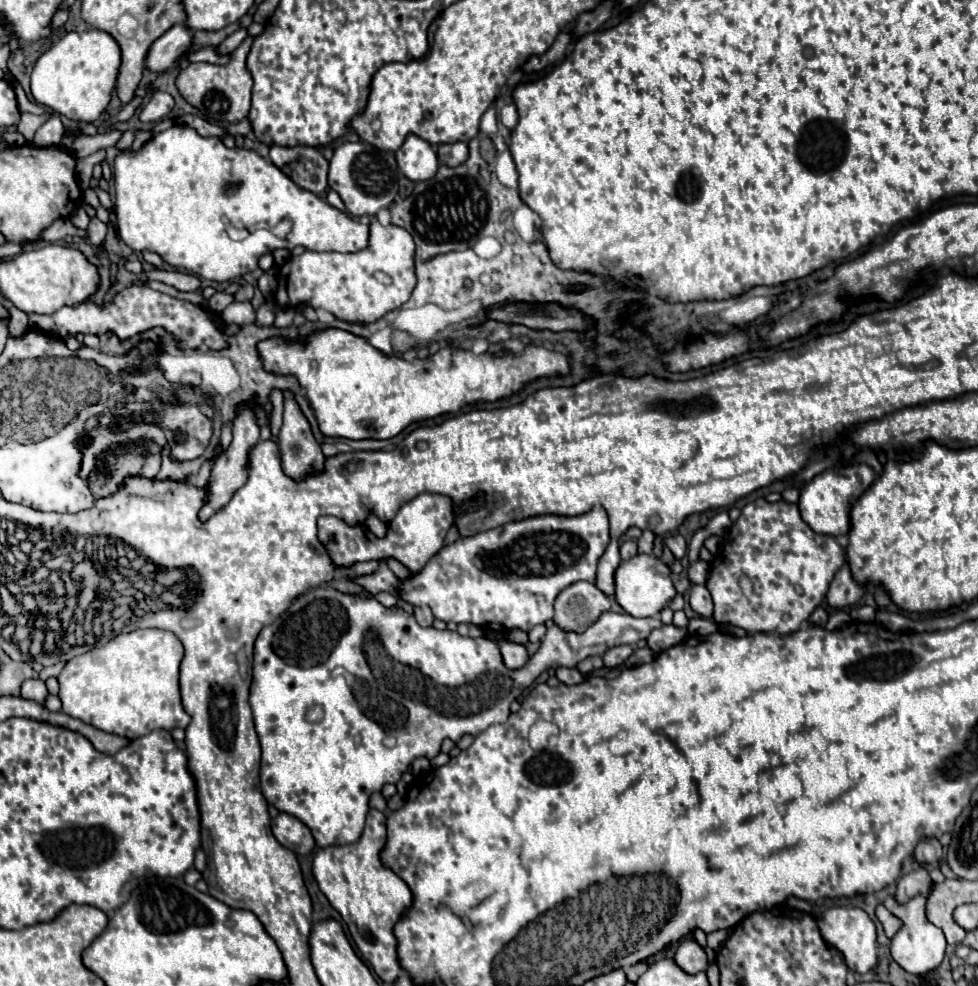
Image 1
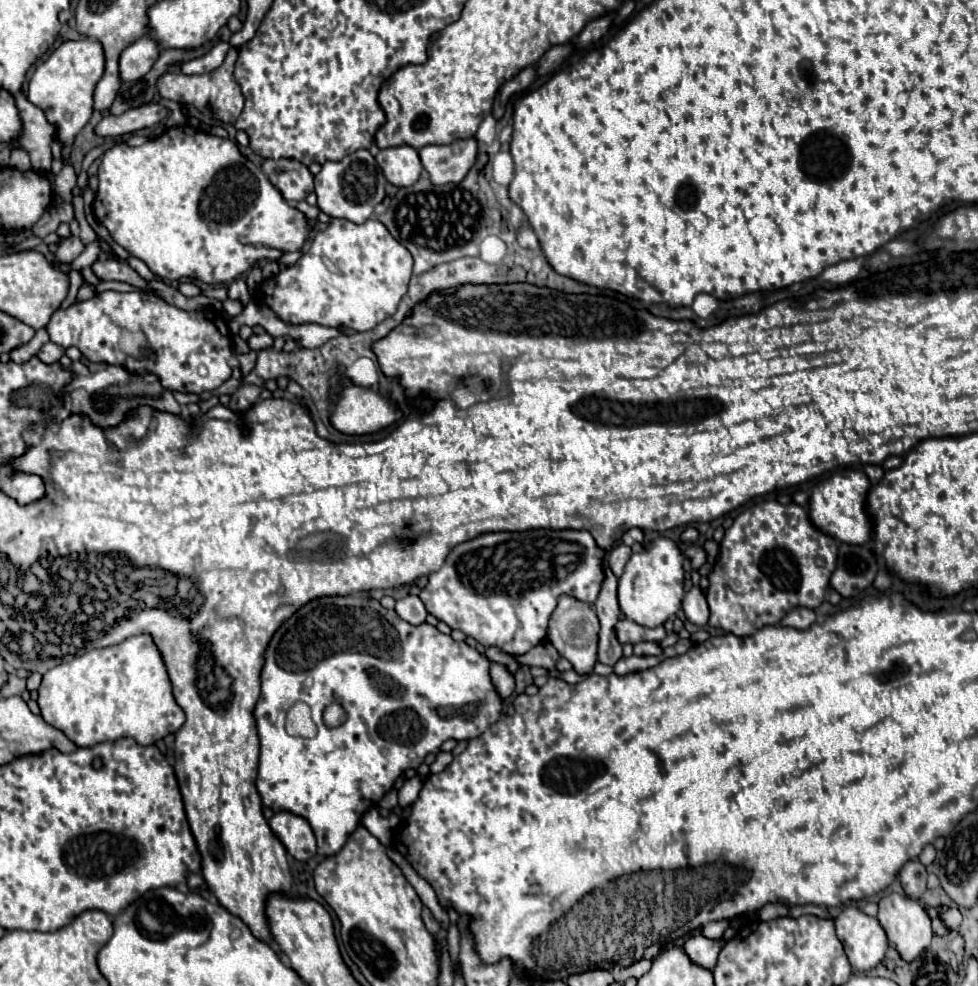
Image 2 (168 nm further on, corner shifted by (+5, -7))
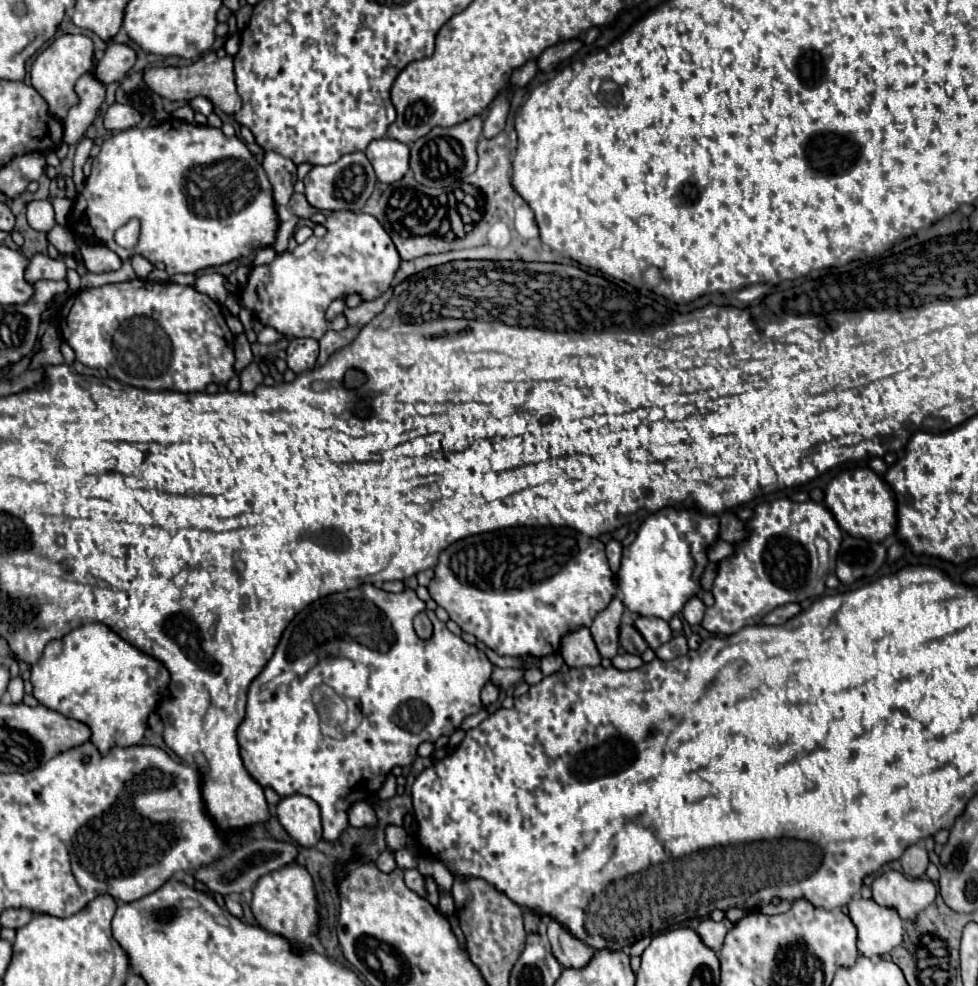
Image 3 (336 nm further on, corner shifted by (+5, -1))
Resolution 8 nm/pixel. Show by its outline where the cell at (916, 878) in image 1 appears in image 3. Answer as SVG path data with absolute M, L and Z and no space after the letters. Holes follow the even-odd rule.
M911 845L903 857L901 857L901 865L903 865L903 871L913 877L913 879L919 879L925 875L925 869L929 865L929 859L927 859L927 851L923 845Z

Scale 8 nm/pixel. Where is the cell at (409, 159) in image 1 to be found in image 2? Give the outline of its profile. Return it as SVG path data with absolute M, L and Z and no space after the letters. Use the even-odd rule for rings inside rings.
M409 145L381 149L375 159L383 169L383 175L387 177L387 181L397 187L411 187L411 183L417 183L423 171L417 149Z

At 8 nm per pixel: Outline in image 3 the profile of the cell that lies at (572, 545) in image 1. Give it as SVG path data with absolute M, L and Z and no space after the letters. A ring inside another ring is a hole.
M511 527L511 529L497 529L497 531L489 531L489 533L479 533L479 535L471 535L465 539L455 541L453 545L449 545L447 549L443 549L443 553L439 555L439 563L435 567L435 577L429 583L429 593L431 597L437 601L437 605L441 605L449 617L467 633L475 635L479 641L483 641L489 649L493 649L499 655L511 655L511 657L545 657L551 653L559 651L561 639L571 633L577 631L581 627L589 627L591 621L595 619L595 615L599 611L603 611L611 599L617 595L617 587L615 587L615 579L613 573L607 565L607 557L605 557L605 545L599 539L581 535L575 529L567 529L567 527Z

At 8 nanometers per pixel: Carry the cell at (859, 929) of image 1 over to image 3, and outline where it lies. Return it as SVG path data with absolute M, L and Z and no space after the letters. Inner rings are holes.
M855 897L849 903L849 917L857 925L857 947L865 957L881 957L903 943L903 919L891 907Z

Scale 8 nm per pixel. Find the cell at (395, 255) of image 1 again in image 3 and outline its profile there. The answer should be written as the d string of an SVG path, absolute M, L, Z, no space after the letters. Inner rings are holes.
M335 211L327 219L327 235L311 235L303 245L293 251L275 255L269 265L254 266L247 286L237 299L239 305L249 309L263 325L271 325L289 339L295 337L321 337L325 311L333 299L361 293L365 301L383 295L395 277L401 257L379 221L365 213Z

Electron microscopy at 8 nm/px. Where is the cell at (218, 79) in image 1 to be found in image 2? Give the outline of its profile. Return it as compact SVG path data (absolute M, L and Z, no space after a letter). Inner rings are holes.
M231 47L225 61L223 61L223 65L219 69L215 69L213 73L183 75L179 71L169 71L169 73L161 75L159 81L157 81L159 95L163 99L169 99L169 101L193 105L199 113L203 113L203 115L207 115L211 119L217 119L221 123L235 123L237 117L243 111L243 101L245 101L243 93L241 93L241 87L237 85L237 81L233 77L233 65L237 61L237 55L239 55L239 49Z

